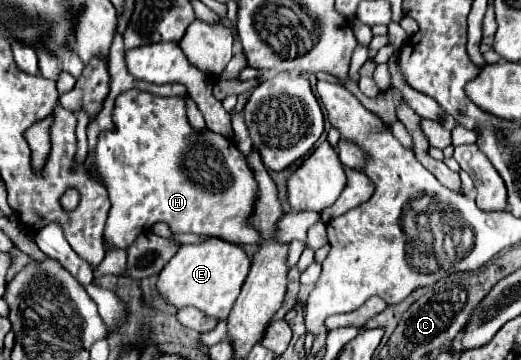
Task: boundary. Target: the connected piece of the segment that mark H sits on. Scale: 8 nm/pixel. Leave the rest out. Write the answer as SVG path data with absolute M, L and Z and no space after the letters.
M123 92L115 98L113 124L113 130L99 134L97 148L85 158L87 174L91 178L95 174L111 198L103 232L103 242L109 244L105 250L127 250L155 222L169 224L173 234L207 234L237 244L261 240L259 230L251 224L259 198L253 172L233 140L209 128L193 130L183 98Z

